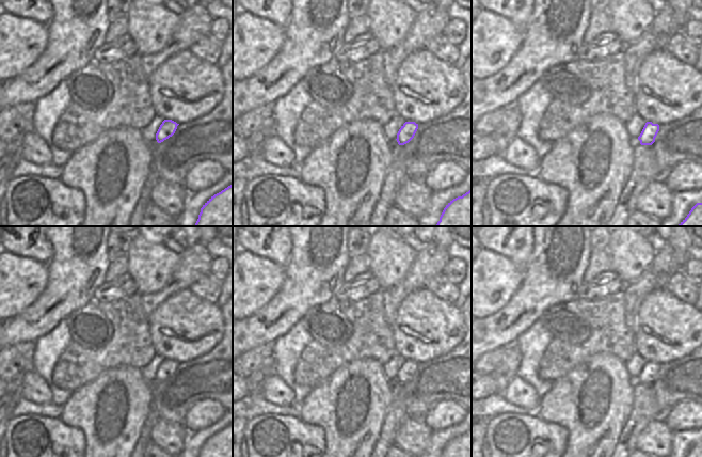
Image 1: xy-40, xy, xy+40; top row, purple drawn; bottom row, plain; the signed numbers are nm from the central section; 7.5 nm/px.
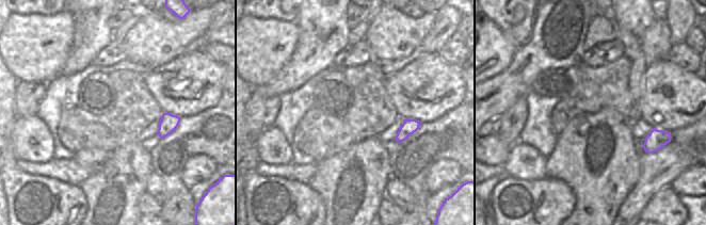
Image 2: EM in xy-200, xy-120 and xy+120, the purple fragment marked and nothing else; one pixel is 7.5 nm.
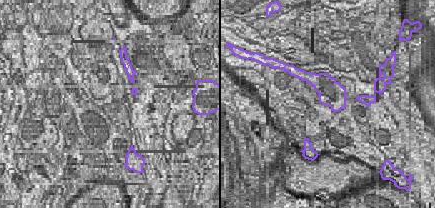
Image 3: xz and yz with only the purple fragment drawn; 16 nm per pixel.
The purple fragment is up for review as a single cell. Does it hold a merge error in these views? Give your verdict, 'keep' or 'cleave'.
cleave

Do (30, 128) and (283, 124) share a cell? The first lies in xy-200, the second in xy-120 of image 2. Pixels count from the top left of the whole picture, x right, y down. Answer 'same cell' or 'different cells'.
different cells

